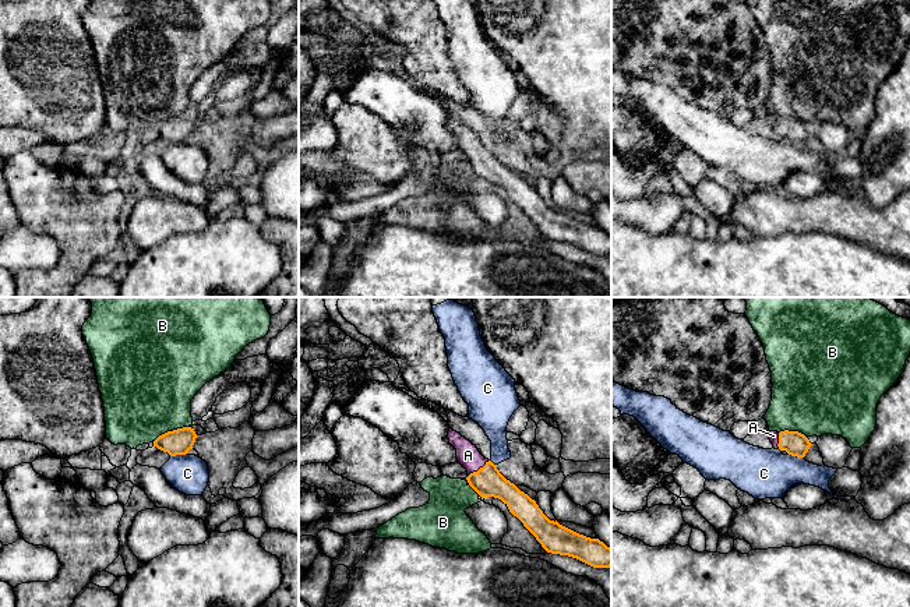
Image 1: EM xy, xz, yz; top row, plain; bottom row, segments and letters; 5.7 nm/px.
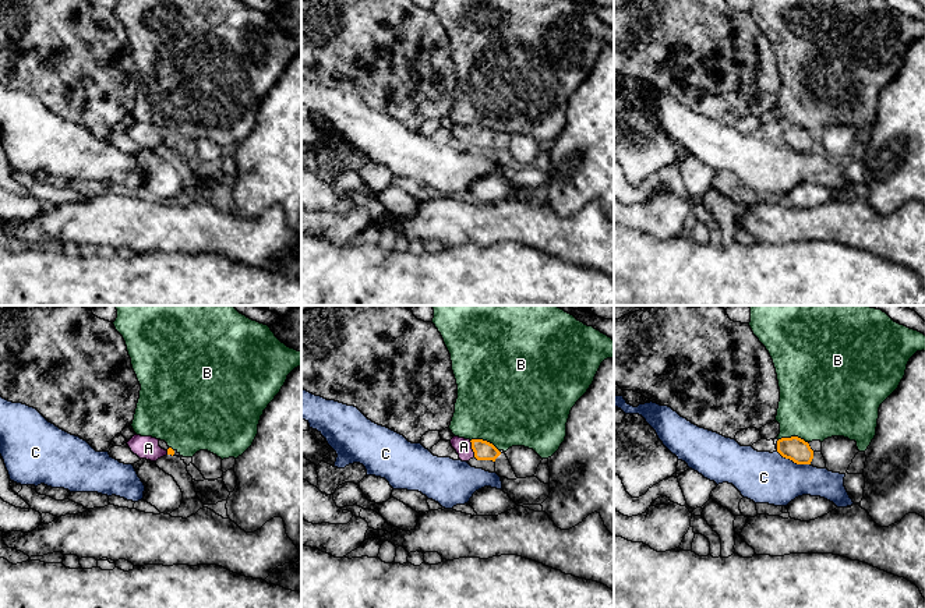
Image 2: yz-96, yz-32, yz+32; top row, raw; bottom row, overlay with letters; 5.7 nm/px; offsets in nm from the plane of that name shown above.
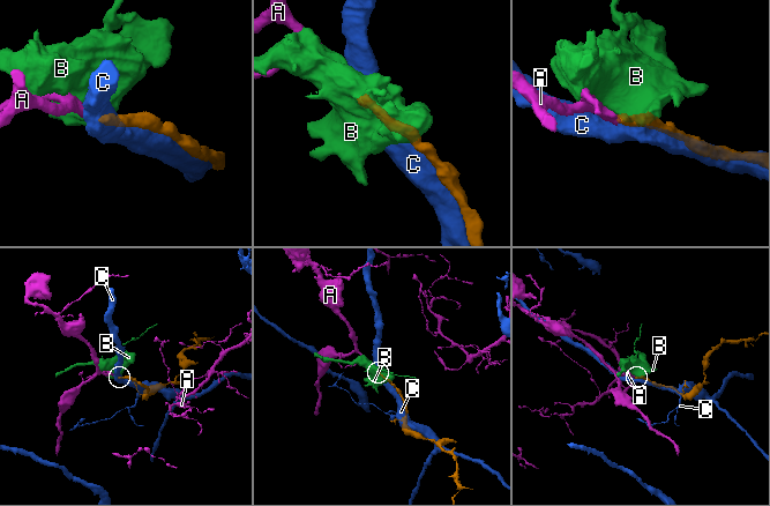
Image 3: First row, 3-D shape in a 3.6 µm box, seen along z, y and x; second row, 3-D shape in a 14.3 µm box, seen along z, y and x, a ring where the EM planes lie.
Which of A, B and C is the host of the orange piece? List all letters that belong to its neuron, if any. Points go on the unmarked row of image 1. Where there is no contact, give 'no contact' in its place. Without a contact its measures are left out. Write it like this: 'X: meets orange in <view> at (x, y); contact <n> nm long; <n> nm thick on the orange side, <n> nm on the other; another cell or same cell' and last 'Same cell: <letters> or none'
A: meets orange in xz at (479, 156); contact 160 nm long; 180 nm thick on the orange side, 140 nm on the other; same cell
B: meets orange in xy at (170, 119); contact 220 nm long; 150 nm thick on the orange side, 480 nm on the other; another cell
C: meets orange in xy at (179, 141); contact 110 nm long; 150 nm thick on the orange side, 220 nm on the other; another cell
Same cell: A

